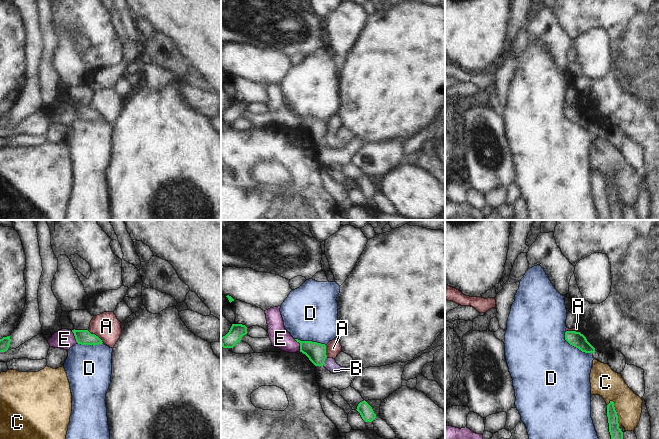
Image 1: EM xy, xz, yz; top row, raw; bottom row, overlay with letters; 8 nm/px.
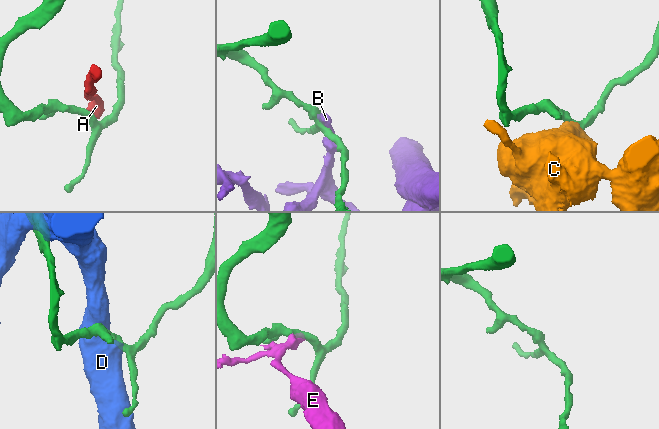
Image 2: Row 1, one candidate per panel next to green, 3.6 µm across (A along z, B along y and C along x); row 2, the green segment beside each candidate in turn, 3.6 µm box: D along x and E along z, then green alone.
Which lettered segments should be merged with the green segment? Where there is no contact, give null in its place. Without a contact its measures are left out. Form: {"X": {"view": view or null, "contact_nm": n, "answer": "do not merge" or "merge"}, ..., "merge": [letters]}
{"A": {"view": "xy", "contact_nm": 170, "answer": "do not merge"}, "B": {"view": "xz", "contact_nm": 80, "answer": "do not merge"}, "C": {"view": "yz", "contact_nm": 260, "answer": "do not merge"}, "D": {"view": "yz", "contact_nm": 280, "answer": "do not merge"}, "E": {"view": "xz", "contact_nm": 120, "answer": "do not merge"}, "merge": []}

